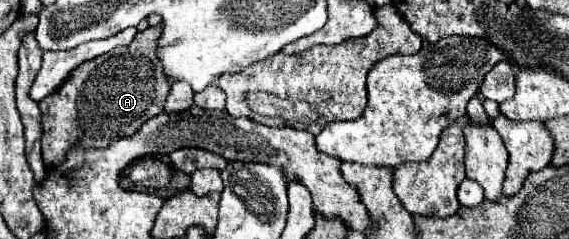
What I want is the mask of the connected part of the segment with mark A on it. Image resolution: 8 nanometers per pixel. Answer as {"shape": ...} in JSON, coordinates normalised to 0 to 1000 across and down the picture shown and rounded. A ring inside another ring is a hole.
{"shape":[[[264,109],[243,134],[225,192],[141,268],[95,393],[70,418],[77,527],[74,669],[84,703],[109,686],[127,603],[141,619],[186,619],[207,577],[232,569],[260,494],[285,469],[299,343],[274,234],[281,134],[281,109]]]}

